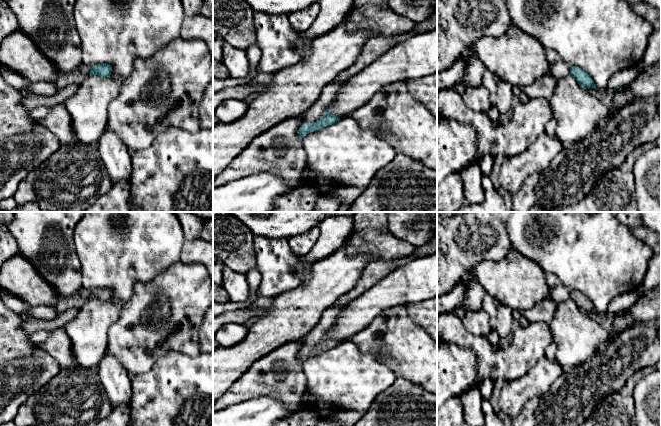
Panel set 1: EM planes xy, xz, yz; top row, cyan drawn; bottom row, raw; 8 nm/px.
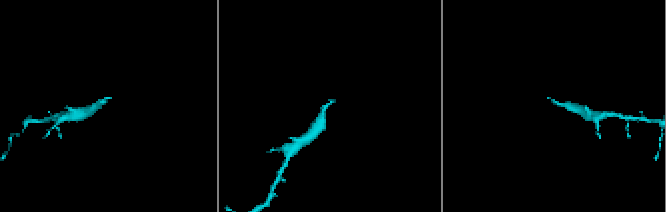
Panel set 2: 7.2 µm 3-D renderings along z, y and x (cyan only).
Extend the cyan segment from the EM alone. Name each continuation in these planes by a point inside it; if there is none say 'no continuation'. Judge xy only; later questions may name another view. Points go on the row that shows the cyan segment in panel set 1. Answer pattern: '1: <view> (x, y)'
no continuation

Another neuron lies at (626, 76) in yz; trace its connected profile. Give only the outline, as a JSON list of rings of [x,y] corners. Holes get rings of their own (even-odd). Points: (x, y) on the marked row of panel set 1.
[[[637,66],[616,72],[609,80],[609,86],[618,87],[631,83],[639,74]]]

